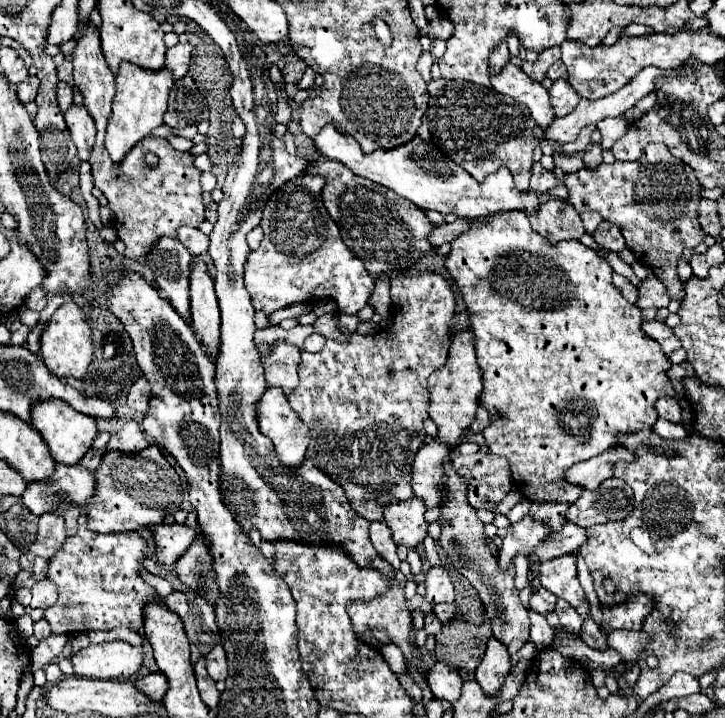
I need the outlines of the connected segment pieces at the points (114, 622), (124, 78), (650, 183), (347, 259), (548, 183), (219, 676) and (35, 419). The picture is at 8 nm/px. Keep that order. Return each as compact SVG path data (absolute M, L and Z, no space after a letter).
M86 515L78 517L78 533L68 537L62 549L50 559L46 577L58 587L58 601L44 611L54 635L88 633L96 629L128 627L138 631L144 625L146 603L164 603L140 575L144 557L150 551L148 539L140 533L94 533L88 529Z
M122 63L120 71L116 73L116 97L114 97L112 115L108 119L106 141L104 141L108 155L116 165L126 157L126 153L132 147L136 147L136 143L148 137L152 129L164 123L162 117L168 107L168 91L172 83L174 79L170 71L166 69L152 73L152 71L142 71L140 67L134 67L132 63Z
M654 143L654 145L648 145L642 157L636 161L614 161L612 165L602 163L598 169L580 169L578 173L566 175L564 181L568 187L568 203L572 203L580 213L588 209L600 211L606 221L616 223L626 239L628 249L634 253L634 257L666 285L670 299L682 301L684 285L676 271L680 253L684 249L698 247L706 237L706 231L702 229L698 221L702 185L696 179L696 173L692 171L692 167L688 167L684 161L674 157L664 143Z
M298 175L278 187L264 211L262 211L262 223L264 239L262 245L248 255L246 263L246 289L252 295L252 305L256 311L262 311L264 315L272 315L278 309L284 309L292 303L318 303L324 299L334 299L340 313L358 313L364 309L370 301L370 295L374 291L374 277L368 275L366 267L360 259L356 259L348 247L344 245L338 225L328 215L324 203L322 203L322 189L326 185L326 179L322 175Z
M536 163L532 167L532 179L530 179L530 189L536 193L546 193L554 187L558 187L562 183L562 179L558 179L552 171L546 171L540 163Z
M214 645L206 651L204 655L206 659L206 671L214 681L224 681L228 675L228 667L226 667L226 653L222 651L220 645Z
M60 399L36 403L34 409L32 409L32 425L44 437L44 441L50 447L50 453L56 459L56 463L62 463L62 465L76 465L90 451L90 447L92 447L92 443L98 435L96 417L78 413L76 409L72 409L68 403L64 403Z

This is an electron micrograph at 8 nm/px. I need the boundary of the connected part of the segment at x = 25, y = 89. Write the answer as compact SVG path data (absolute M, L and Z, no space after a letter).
M30 75L24 83L20 83L20 85L18 85L18 99L20 99L22 103L34 101L38 85L40 85L40 83L38 83L38 77L36 77L36 75Z

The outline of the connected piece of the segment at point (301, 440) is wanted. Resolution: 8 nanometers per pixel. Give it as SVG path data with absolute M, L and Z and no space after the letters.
M268 387L266 397L258 405L260 431L272 439L278 459L296 469L306 459L306 449L310 443L310 429L294 415L288 399L278 391L278 387Z

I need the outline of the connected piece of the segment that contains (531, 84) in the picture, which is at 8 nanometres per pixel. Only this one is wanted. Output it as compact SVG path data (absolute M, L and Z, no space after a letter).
M510 63L506 65L506 71L490 75L490 81L498 93L508 95L522 105L528 105L540 129L548 129L548 125L556 119L556 111L550 103L548 91L540 83L532 81L520 67Z

